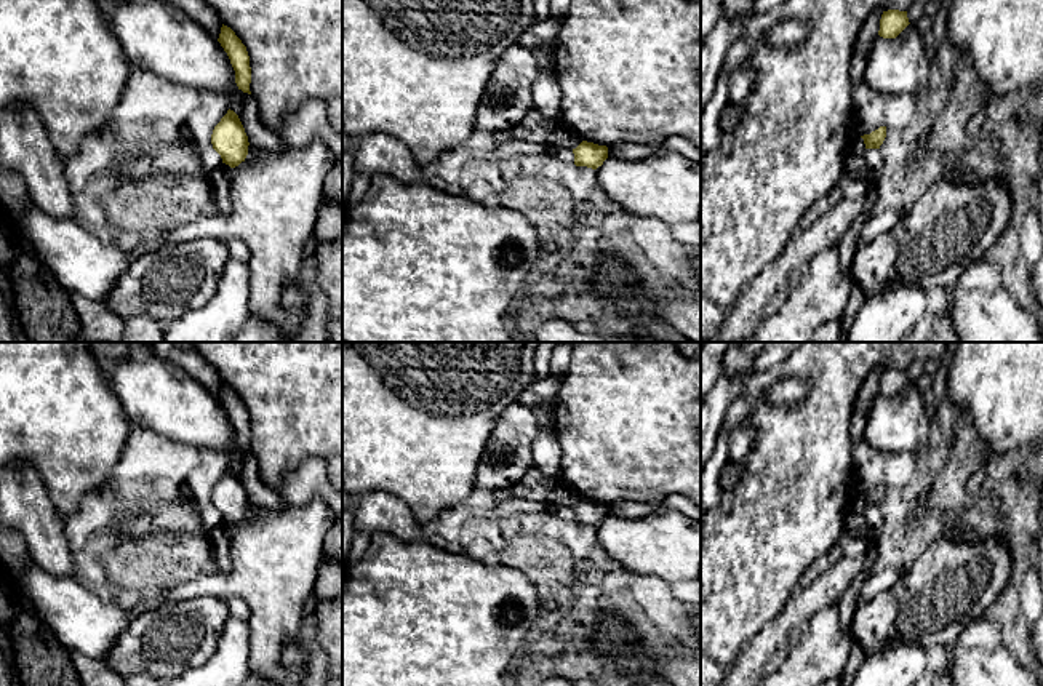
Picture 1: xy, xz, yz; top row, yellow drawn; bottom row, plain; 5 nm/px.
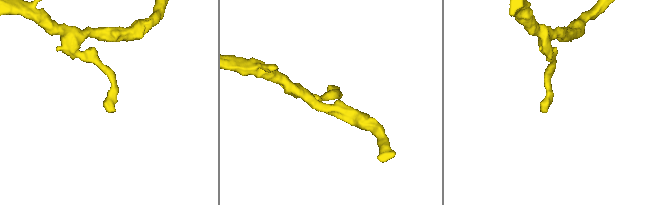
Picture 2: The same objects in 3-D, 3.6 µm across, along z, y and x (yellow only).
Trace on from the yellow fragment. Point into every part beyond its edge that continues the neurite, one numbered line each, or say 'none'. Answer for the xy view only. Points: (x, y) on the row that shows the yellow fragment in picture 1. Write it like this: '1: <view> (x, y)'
none

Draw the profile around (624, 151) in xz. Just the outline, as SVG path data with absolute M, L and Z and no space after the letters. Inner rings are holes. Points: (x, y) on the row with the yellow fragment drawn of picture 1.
M621 142L608 146L608 157L622 160L641 160L654 155L657 152L657 147L659 142L648 146Z

